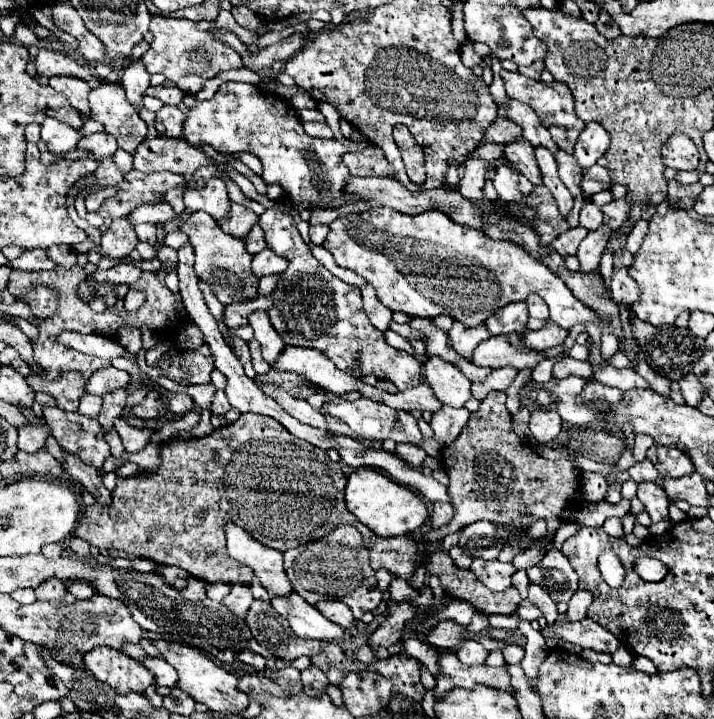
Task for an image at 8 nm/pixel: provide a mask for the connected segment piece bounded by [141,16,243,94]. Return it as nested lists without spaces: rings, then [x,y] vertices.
[[[153,16],[151,32],[155,36],[155,40],[151,42],[151,48],[141,58],[147,66],[147,72],[163,74],[185,94],[195,94],[205,80],[217,76],[219,72],[243,66],[241,56],[233,48],[229,48],[227,44],[217,40],[211,32],[197,30],[197,24],[191,20],[185,20],[185,18],[181,18],[181,20],[167,18],[165,20],[161,16]]]

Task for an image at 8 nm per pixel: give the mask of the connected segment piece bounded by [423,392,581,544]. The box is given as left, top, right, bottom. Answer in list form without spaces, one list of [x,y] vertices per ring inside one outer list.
[[[489,392],[479,404],[479,410],[471,414],[459,438],[451,446],[443,448],[441,458],[451,480],[447,492],[455,506],[455,518],[451,518],[443,530],[425,532],[423,542],[441,542],[447,534],[459,532],[463,526],[479,520],[487,520],[497,526],[517,524],[521,526],[521,532],[515,535],[524,535],[524,525],[532,525],[535,520],[543,518],[547,522],[547,538],[565,522],[563,510],[573,506],[581,490],[581,472],[567,458],[541,458],[529,444],[515,436],[505,398],[505,392]]]

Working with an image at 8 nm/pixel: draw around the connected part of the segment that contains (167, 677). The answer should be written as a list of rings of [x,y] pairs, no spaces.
[[[145,656],[145,658],[139,658],[137,662],[141,662],[141,666],[145,666],[157,680],[159,686],[167,686],[173,688],[177,685],[177,672],[171,664],[163,662],[163,658],[151,658],[151,656]]]

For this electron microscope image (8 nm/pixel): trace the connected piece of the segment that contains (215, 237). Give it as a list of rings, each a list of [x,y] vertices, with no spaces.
[[[205,212],[191,214],[185,222],[181,222],[179,228],[189,236],[189,242],[193,246],[194,271],[197,277],[209,285],[221,304],[249,302],[255,298],[259,280],[251,272],[251,254],[247,254],[243,238],[235,238],[235,236],[225,234],[217,226],[217,222]]]

